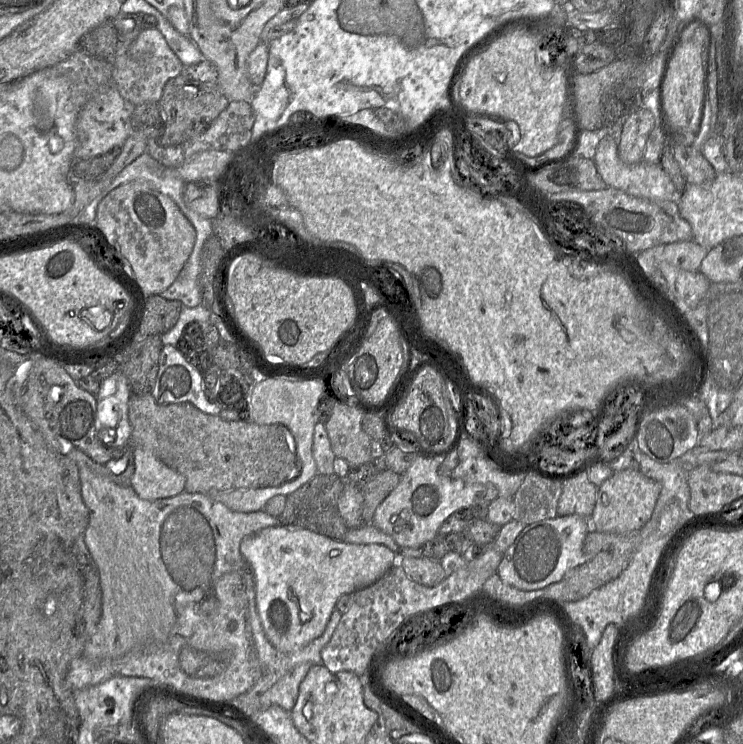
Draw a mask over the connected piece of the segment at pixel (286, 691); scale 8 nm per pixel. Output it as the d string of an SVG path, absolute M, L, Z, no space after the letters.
M298 664L291 673L282 677L264 692L261 695L261 712L272 705L278 705L290 712L296 703L299 686L311 665L313 664Z

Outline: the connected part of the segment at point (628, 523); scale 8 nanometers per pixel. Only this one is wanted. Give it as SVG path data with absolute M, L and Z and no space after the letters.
M638 469L614 472L598 487L590 528L606 533L639 531L651 518L659 495L660 484L643 475Z

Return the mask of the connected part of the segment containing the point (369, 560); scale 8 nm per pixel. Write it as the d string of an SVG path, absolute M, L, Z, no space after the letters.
M280 524L245 537L240 552L254 575L256 605L266 637L282 652L298 650L321 636L342 595L372 585L398 563L397 554L383 544L349 543L309 529Z

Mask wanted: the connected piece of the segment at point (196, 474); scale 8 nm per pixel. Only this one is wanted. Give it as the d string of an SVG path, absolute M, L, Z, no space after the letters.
M150 393L131 395L128 418L132 426L131 447L147 449L167 466L182 474L185 477L185 491L188 493L207 494L211 491L239 488L276 487L300 474L294 436L283 425L224 420L220 415L203 413L190 403L160 405Z

